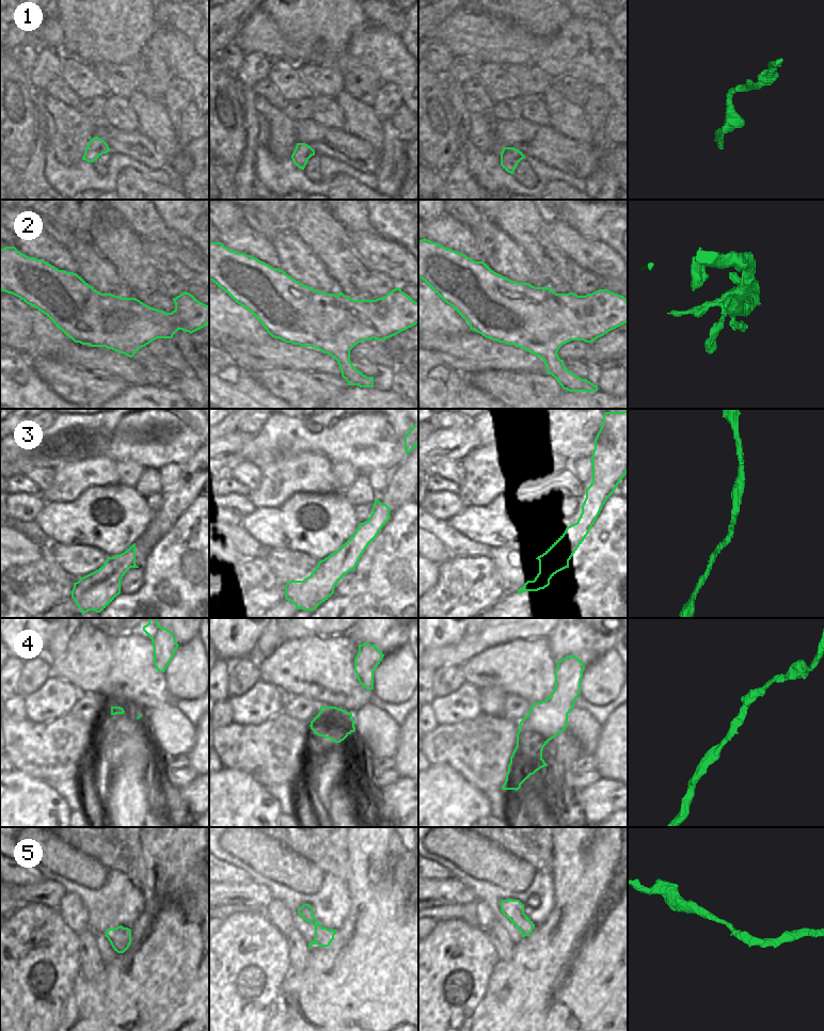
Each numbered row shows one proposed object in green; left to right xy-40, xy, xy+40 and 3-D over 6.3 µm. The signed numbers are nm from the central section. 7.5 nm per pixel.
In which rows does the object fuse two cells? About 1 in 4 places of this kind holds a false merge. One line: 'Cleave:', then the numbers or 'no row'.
Cleave: no row

